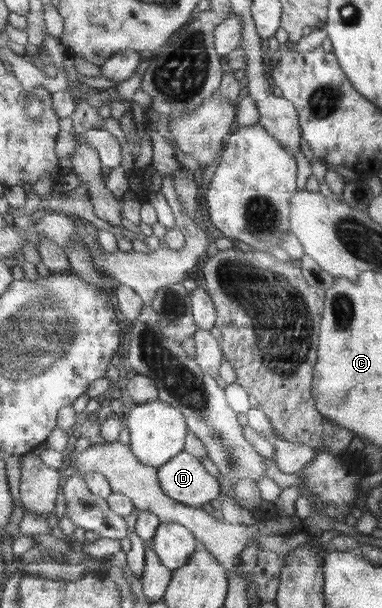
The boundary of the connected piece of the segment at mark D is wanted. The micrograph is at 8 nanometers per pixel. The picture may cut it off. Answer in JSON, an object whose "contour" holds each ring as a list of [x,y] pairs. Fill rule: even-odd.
{"contour":[[[186,451],[159,468],[159,480],[168,497],[190,507],[208,506],[220,497],[219,479],[206,471],[199,457]]]}

